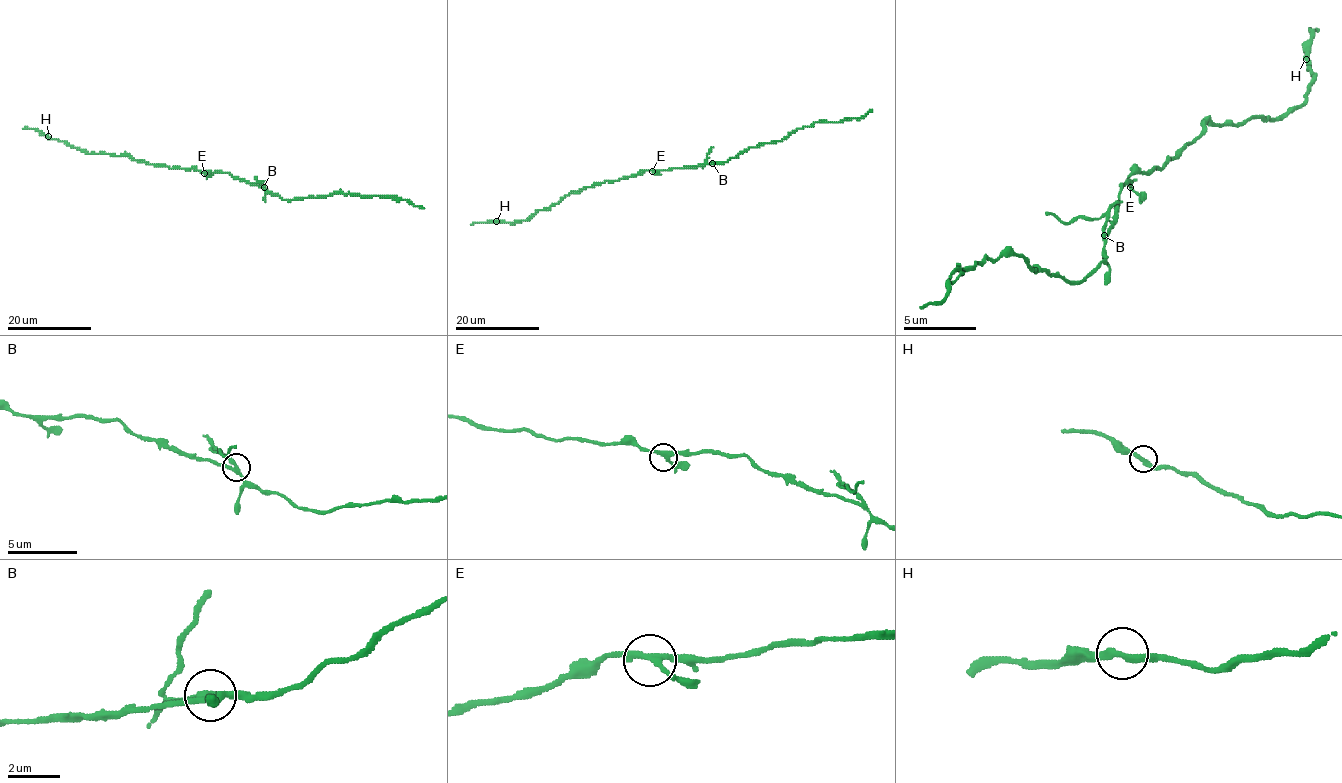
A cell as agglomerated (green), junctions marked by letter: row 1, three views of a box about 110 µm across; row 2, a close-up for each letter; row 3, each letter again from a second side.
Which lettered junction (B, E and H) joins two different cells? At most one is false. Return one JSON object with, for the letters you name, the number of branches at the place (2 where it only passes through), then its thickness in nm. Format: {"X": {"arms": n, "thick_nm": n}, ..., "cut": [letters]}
{"B": {"arms": 3, "thick_nm": 220}, "cut": ["B"]}

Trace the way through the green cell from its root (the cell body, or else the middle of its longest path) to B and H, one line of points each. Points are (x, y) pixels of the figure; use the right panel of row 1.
B: (1123, 187), (1120, 190), (1120, 209), (1105, 234)
H: (1123, 187), (1134, 172), (1174, 157), (1207, 121), (1240, 125), (1298, 106), (1313, 81), (1306, 59)

